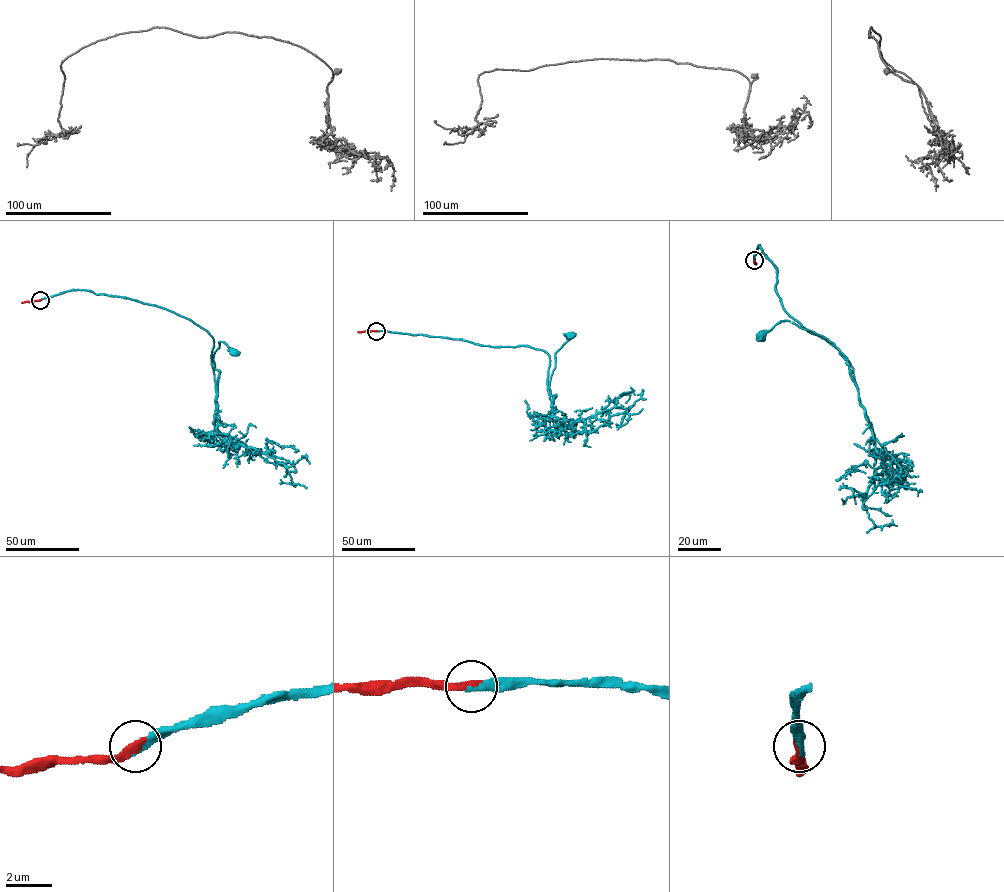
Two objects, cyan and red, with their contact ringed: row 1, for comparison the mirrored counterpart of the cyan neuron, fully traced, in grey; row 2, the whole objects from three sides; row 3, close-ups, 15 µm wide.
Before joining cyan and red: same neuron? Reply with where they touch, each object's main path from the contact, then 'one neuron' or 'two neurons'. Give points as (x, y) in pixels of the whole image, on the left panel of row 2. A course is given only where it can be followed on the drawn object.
at (40, 300); cyan runs (40, 300), (78, 290), (125, 297), (173, 311), (204, 328), (214, 341), (214, 369), (219, 342), (235, 353); red runs (40, 299), (21, 302); one neuron

